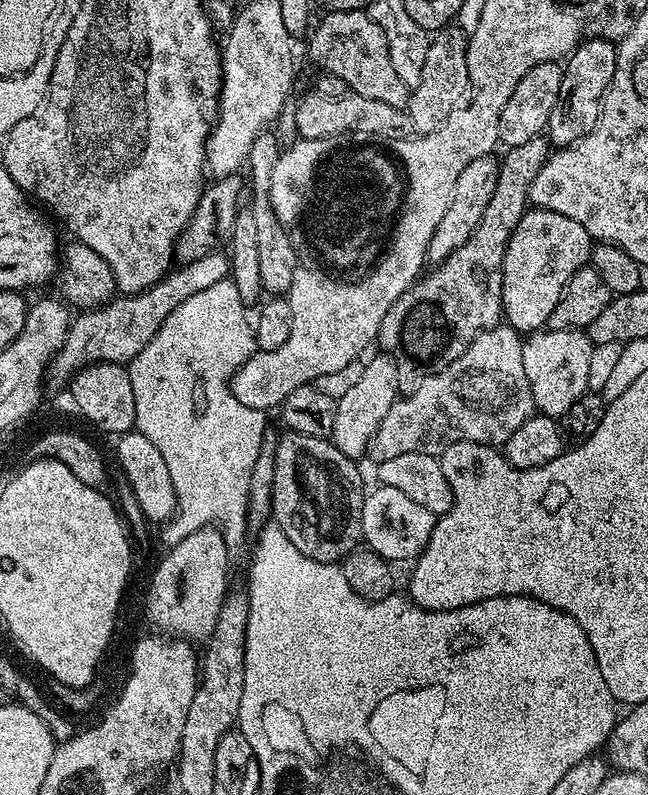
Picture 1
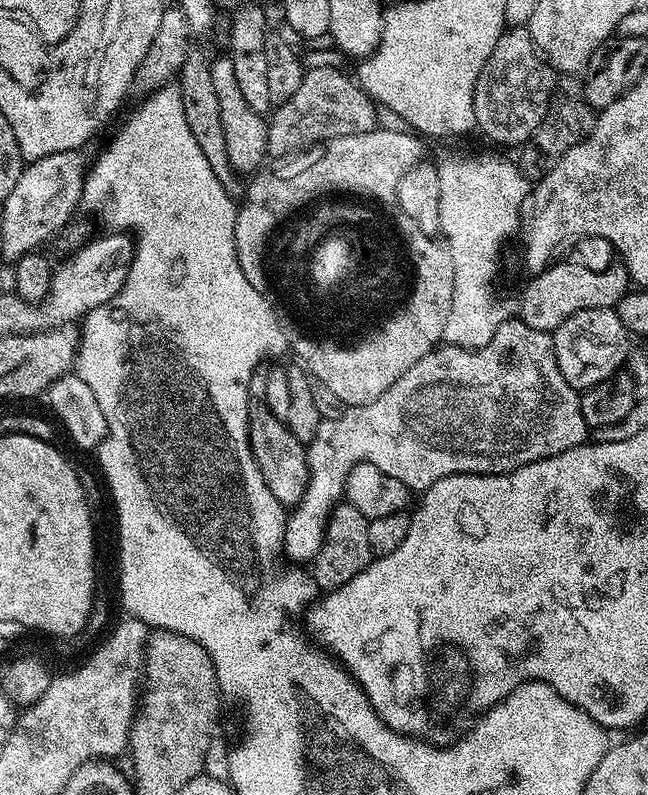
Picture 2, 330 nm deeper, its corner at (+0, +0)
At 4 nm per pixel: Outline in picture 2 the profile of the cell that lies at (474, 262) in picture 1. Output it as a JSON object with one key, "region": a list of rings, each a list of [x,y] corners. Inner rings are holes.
{"region":[[[576,74],[561,75],[552,90],[546,118],[542,118],[531,141],[523,145],[521,152],[524,153],[521,154],[520,160],[518,159],[520,173],[530,182],[539,182],[543,176],[550,174],[558,158],[562,158],[562,154],[566,154],[570,146],[578,146],[578,142],[582,142],[590,134],[590,130],[594,130],[597,115],[597,109],[590,106],[584,93],[583,79]]]}

